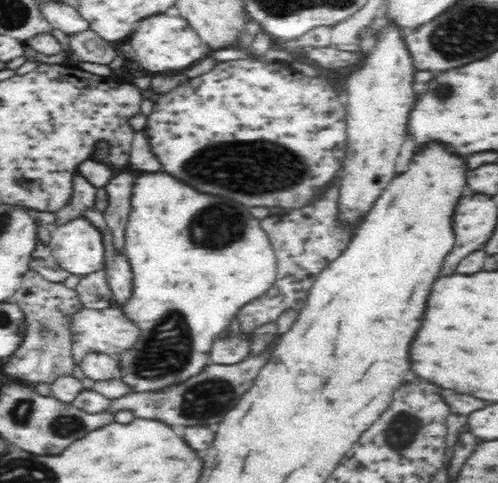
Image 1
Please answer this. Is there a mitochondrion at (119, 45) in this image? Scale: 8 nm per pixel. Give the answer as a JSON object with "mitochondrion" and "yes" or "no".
{"mitochondrion":"no"}

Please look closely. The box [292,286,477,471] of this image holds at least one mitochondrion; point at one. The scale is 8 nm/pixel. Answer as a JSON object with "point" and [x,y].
{"point":[402,429]}

